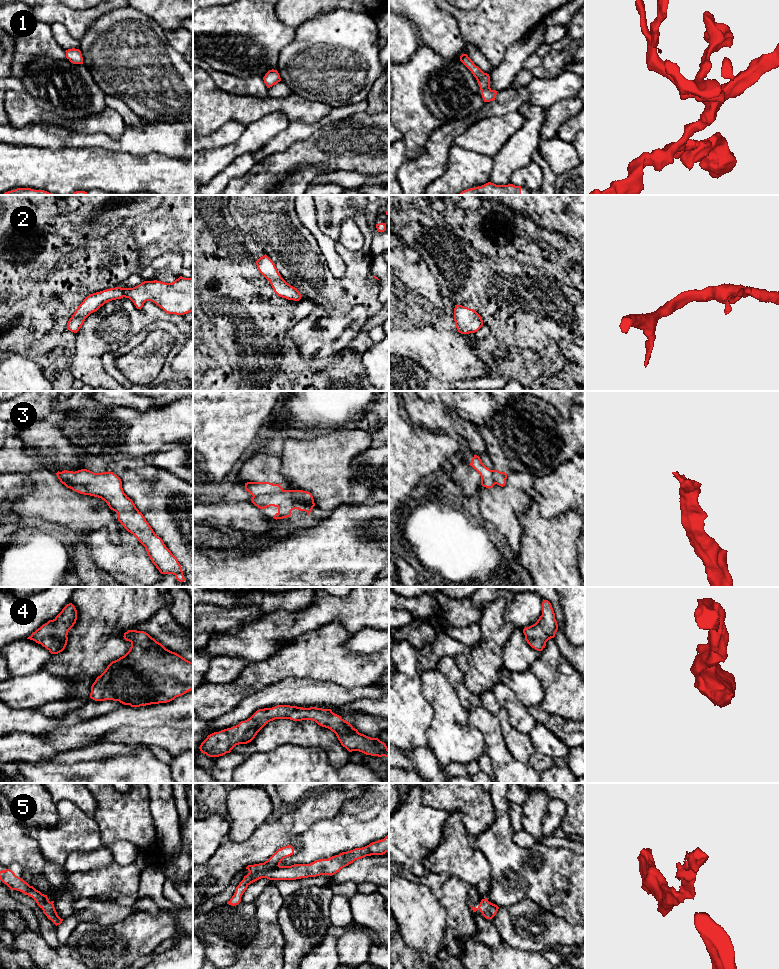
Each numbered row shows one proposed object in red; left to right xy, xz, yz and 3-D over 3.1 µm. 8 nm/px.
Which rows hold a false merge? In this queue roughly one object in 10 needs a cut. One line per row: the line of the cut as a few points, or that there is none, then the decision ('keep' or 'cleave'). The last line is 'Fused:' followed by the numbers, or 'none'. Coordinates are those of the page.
1: no cut; keep
2: no cut; keep
3: cut in xy along (60, 472), (59, 477), (61, 479), (81, 484), (87, 494); cleave
4: no cut; keep
5: no cut; keep
Fused: 3

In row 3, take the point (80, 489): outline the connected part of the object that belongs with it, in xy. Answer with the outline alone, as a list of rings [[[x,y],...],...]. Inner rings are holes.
[[[59,471],[56,473],[56,475],[57,475],[58,479],[60,480],[60,482],[61,482],[62,484],[64,484],[67,488],[70,488],[70,489],[72,489],[73,491],[78,492],[78,493],[80,493],[80,494],[87,495],[87,490],[86,490],[86,488],[85,488],[84,486],[71,484],[70,482],[66,482],[66,481],[64,481],[64,480],[61,480],[61,479],[59,478],[60,475],[61,475],[61,472],[59,472]]]

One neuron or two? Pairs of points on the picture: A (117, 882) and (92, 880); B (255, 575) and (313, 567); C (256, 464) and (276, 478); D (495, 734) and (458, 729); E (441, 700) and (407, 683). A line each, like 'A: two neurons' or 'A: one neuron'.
A: one neuron
B: one neuron
C: one neuron
D: two neurons
E: two neurons

